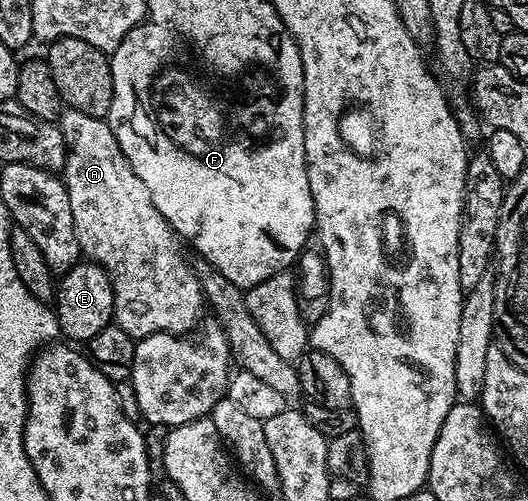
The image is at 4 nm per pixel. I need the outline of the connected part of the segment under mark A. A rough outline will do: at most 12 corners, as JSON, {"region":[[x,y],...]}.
{"region":[[65,109],[62,177],[115,325],[187,335],[204,291],[103,118]]}

